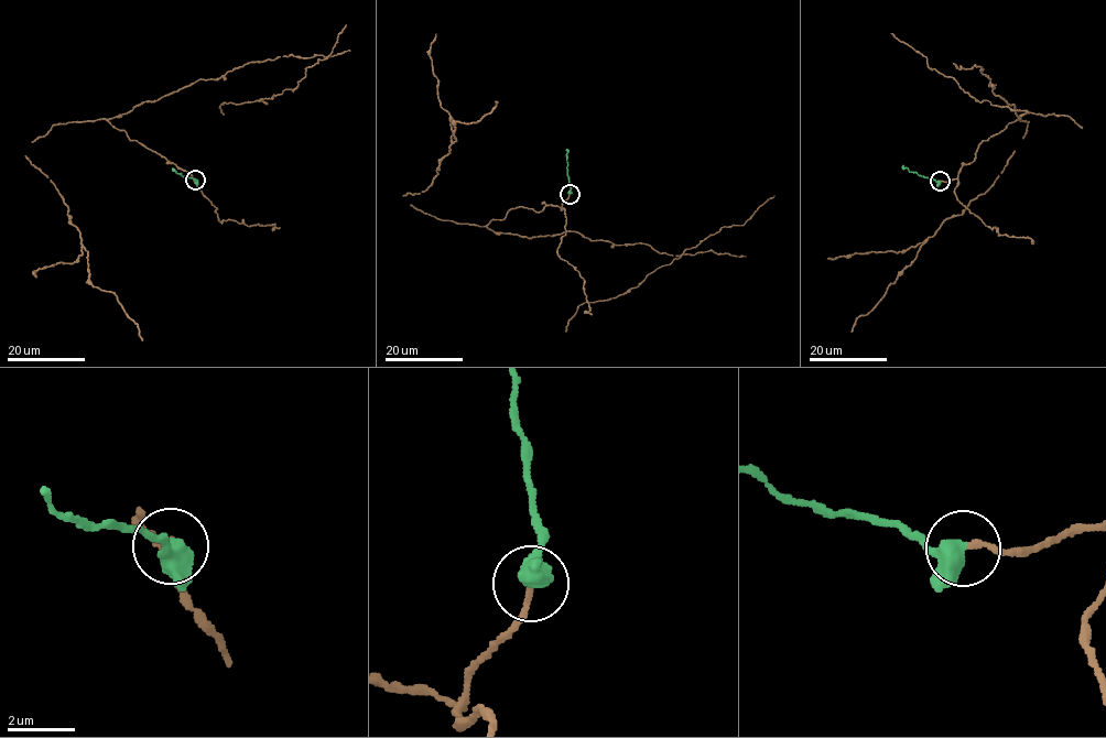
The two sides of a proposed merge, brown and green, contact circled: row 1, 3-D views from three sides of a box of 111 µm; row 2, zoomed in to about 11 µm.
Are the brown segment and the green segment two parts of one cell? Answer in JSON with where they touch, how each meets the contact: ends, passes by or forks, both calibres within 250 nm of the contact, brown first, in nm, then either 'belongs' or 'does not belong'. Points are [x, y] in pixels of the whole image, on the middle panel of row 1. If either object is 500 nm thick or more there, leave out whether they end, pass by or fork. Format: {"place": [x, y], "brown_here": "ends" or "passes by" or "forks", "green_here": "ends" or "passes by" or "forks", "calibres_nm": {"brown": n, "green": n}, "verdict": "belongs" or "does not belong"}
{"place": [570, 194], "brown_here": "ends", "green_here": "passes by", "calibres_nm": {"brown": 170, "green": 440}, "verdict": "belongs"}

